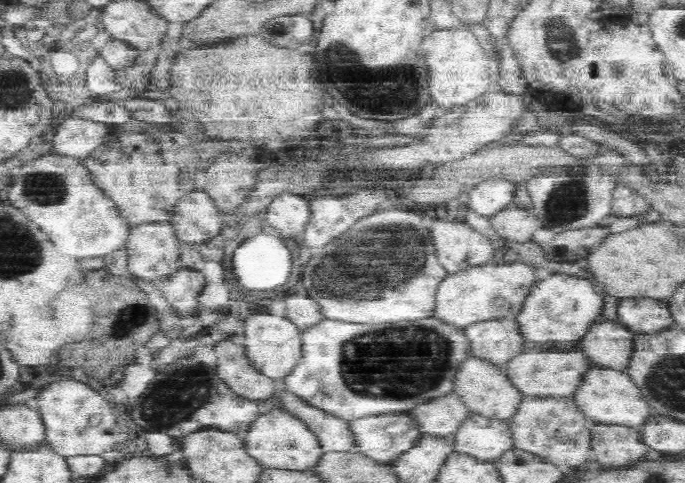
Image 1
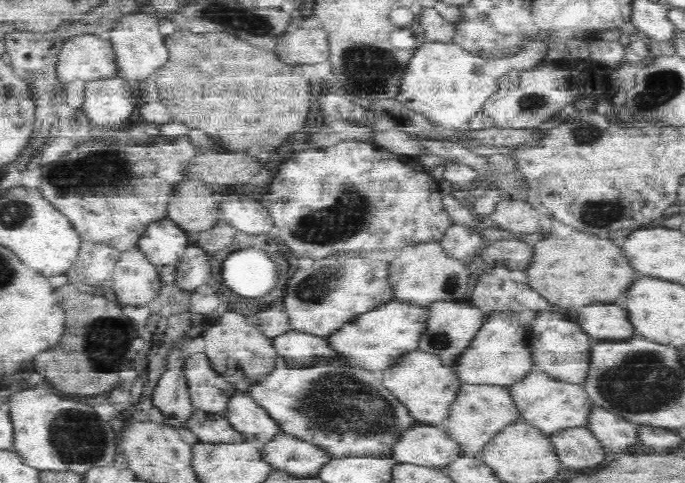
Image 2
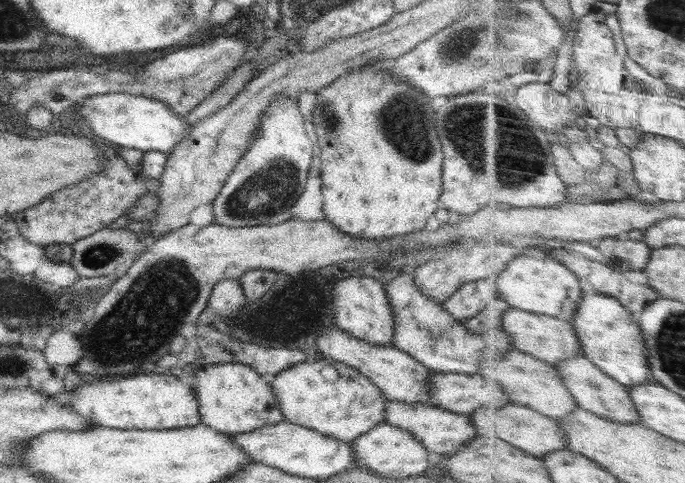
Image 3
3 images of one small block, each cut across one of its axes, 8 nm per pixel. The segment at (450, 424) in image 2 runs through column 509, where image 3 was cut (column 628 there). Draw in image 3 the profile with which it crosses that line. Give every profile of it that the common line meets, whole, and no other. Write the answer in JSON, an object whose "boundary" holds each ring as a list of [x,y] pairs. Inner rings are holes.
{"boundary":[[[576,356],[556,363],[556,367],[560,370],[564,383],[572,389],[572,395],[578,399],[581,408],[586,408],[594,414],[600,414],[602,418],[608,418],[620,424],[642,423],[642,413],[638,410],[638,405],[630,393],[630,387],[606,373],[592,362],[592,359],[587,356]]]}

